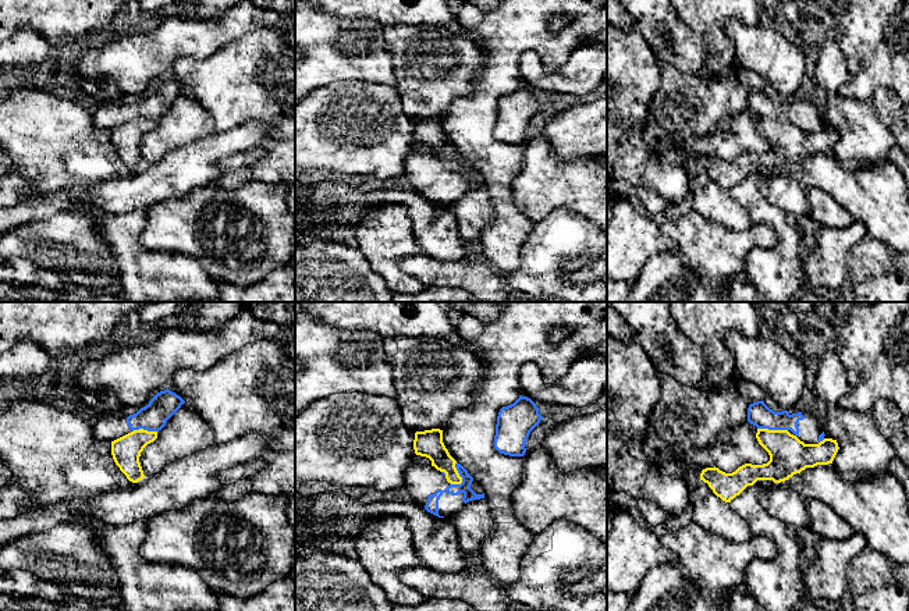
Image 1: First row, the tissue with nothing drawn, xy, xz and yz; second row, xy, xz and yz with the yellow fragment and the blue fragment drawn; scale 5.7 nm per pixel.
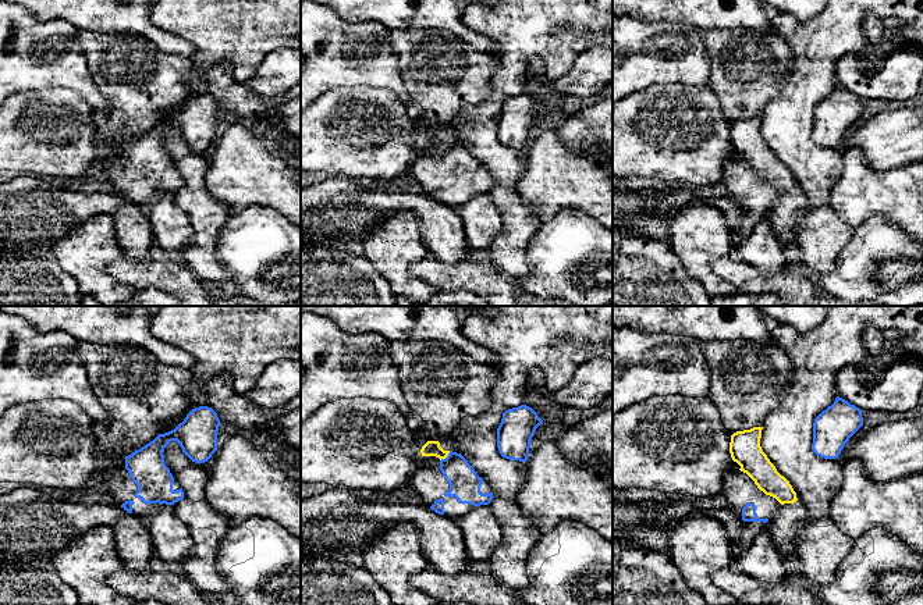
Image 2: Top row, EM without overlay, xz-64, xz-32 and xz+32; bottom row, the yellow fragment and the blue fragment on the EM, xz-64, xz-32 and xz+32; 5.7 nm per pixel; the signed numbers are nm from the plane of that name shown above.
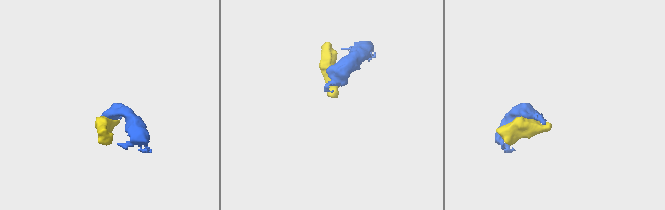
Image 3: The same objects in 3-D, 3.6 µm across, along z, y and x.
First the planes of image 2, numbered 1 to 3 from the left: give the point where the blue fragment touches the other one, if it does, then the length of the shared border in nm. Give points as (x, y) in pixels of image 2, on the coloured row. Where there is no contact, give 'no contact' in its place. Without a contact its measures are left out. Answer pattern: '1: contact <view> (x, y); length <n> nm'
1: no contact
2: contact xz-32 (446, 456); length 90 nm
3: no contact

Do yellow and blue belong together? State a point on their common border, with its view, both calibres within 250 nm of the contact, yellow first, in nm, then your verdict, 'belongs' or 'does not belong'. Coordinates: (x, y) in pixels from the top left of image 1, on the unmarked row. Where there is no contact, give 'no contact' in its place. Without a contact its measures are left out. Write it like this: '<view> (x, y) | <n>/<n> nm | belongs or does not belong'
xz (461, 166) | 140/80 nm | does not belong

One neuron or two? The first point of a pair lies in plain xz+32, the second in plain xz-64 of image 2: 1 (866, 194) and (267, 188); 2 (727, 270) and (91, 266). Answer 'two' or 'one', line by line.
1: one
2: two

